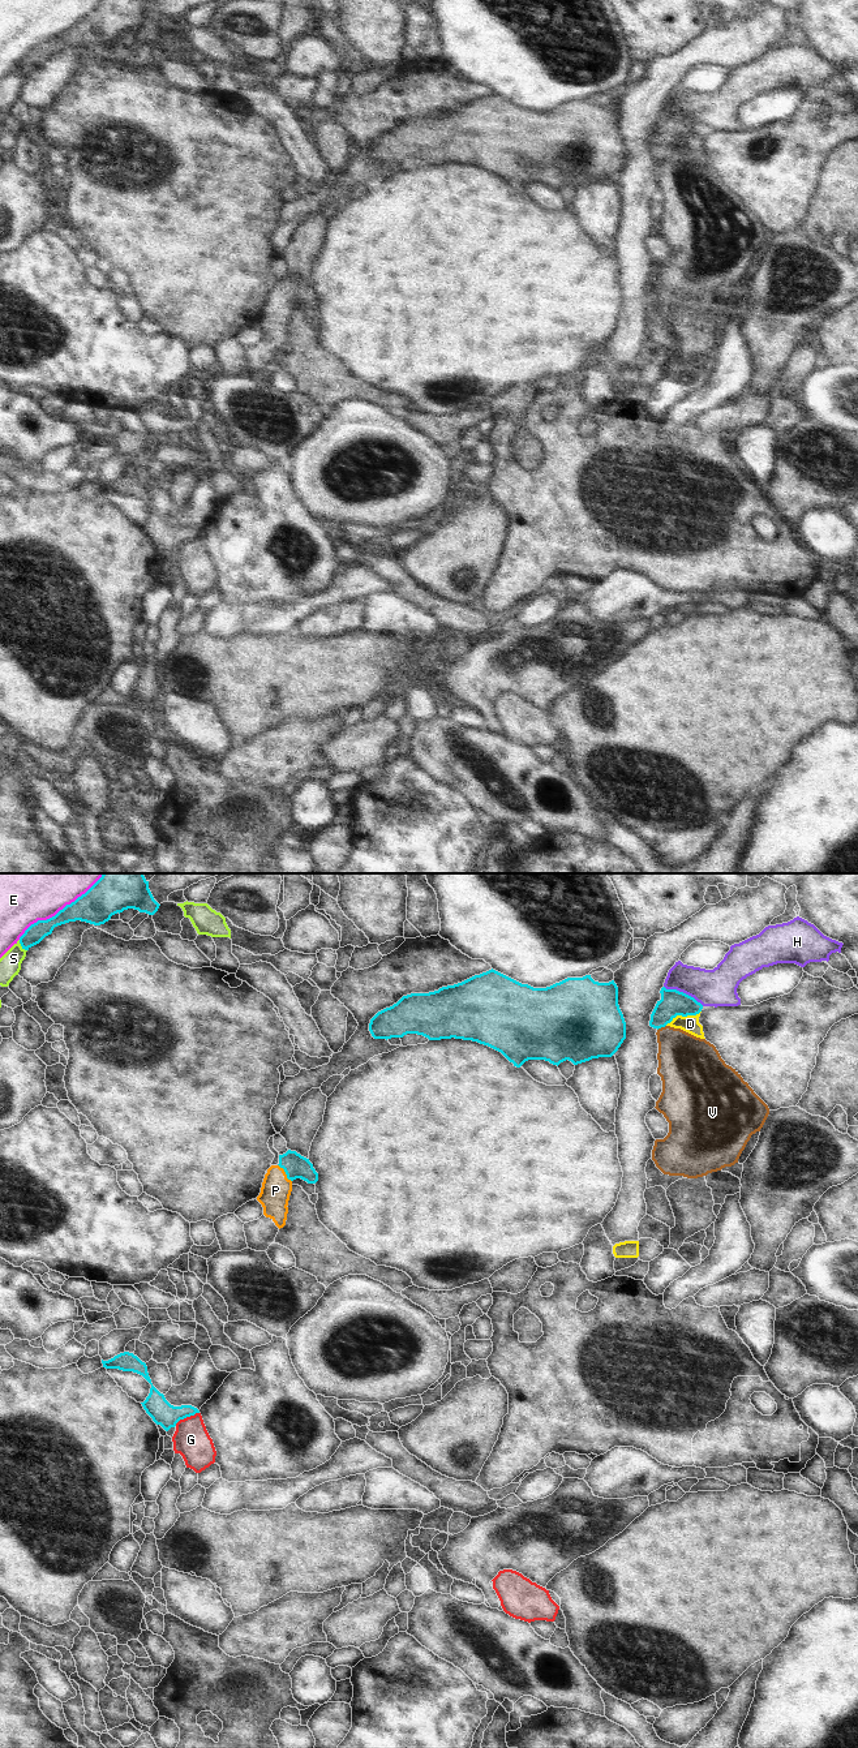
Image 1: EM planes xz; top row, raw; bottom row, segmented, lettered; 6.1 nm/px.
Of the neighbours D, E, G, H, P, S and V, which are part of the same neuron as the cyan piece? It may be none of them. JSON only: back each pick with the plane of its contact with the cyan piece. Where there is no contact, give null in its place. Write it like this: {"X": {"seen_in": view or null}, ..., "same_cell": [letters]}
{"P": {"seen_in": "xz"}, "same_cell": ["P"]}

